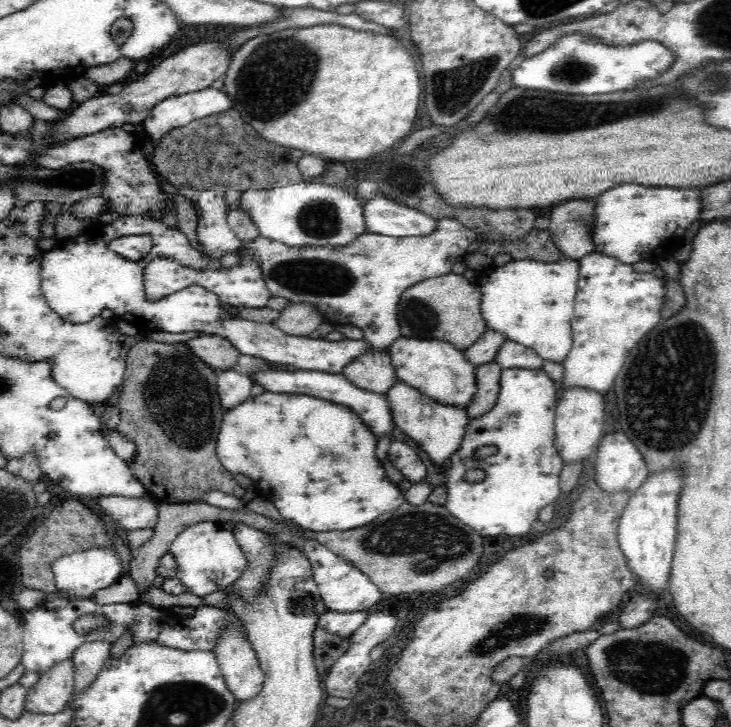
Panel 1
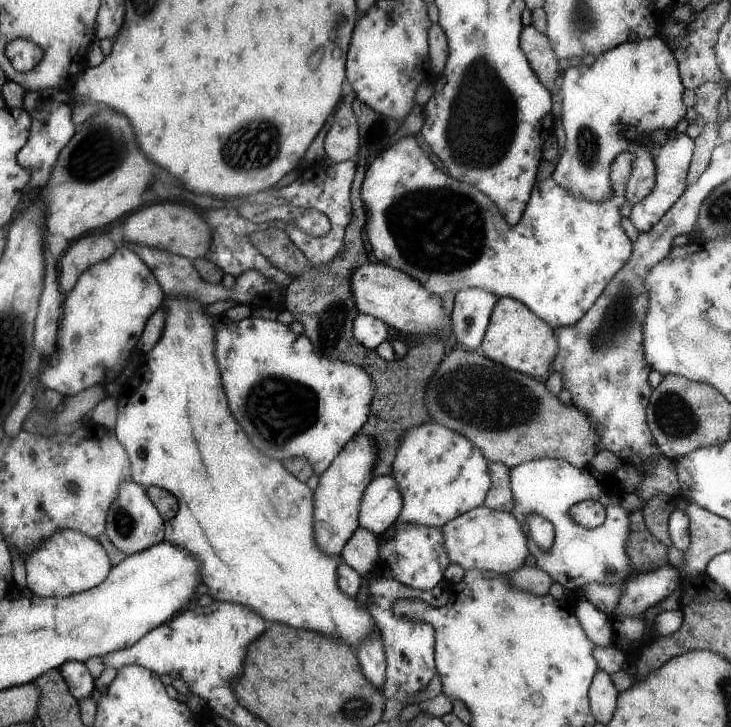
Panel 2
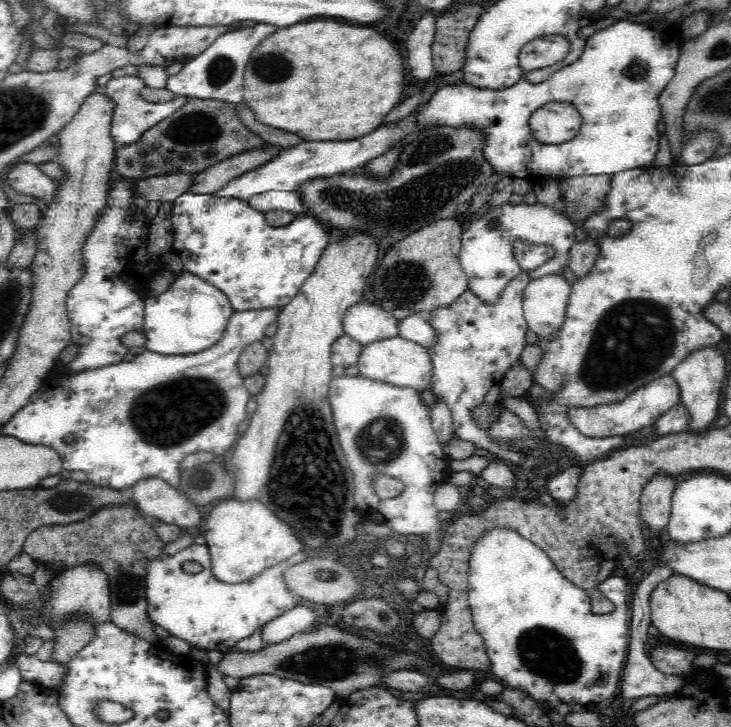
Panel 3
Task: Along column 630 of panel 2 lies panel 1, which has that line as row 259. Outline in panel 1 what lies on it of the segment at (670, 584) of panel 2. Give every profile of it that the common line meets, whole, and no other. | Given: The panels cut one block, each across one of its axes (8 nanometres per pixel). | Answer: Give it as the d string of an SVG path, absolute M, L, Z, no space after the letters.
M594 252L590 256L584 256L578 260L578 294L576 294L576 308L572 318L572 348L570 354L564 360L564 378L562 378L562 390L564 388L590 388L594 392L604 394L614 378L620 374L620 370L626 364L626 356L632 348L636 348L638 340L654 330L660 322L660 310L666 302L666 288L664 288L664 276L654 276L650 272L638 274L634 272L632 264L618 262L612 256L604 256L600 252Z

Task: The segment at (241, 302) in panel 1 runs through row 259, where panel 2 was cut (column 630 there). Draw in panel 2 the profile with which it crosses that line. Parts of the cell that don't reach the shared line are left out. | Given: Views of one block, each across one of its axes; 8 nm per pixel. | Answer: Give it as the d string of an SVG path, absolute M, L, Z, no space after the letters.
M405 136L383 150L365 170L365 178L359 190L367 210L365 242L377 264L385 264L409 274L409 278L419 282L429 294L441 296L445 292L457 294L463 290L479 288L495 294L497 298L513 298L525 304L553 330L575 326L597 302L613 274L621 270L633 252L633 242L629 242L619 226L619 206L623 200L627 200L625 190L631 164L633 156L625 152L621 152L611 162L611 192L605 200L599 202L589 202L583 196L575 196L569 190L563 190L563 186L559 186L553 178L537 180L521 220L511 226L487 194L479 192L475 186L455 180L445 170L433 166L425 150L417 144L415 136Z

